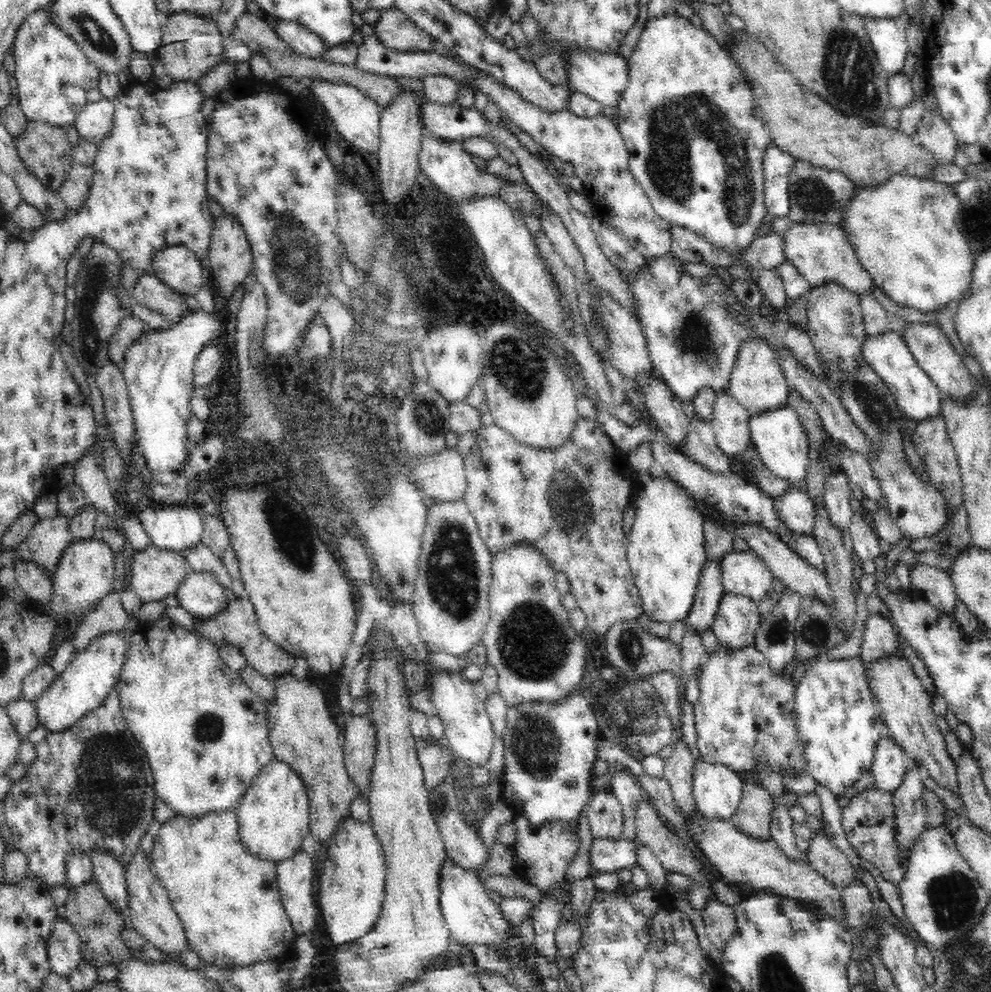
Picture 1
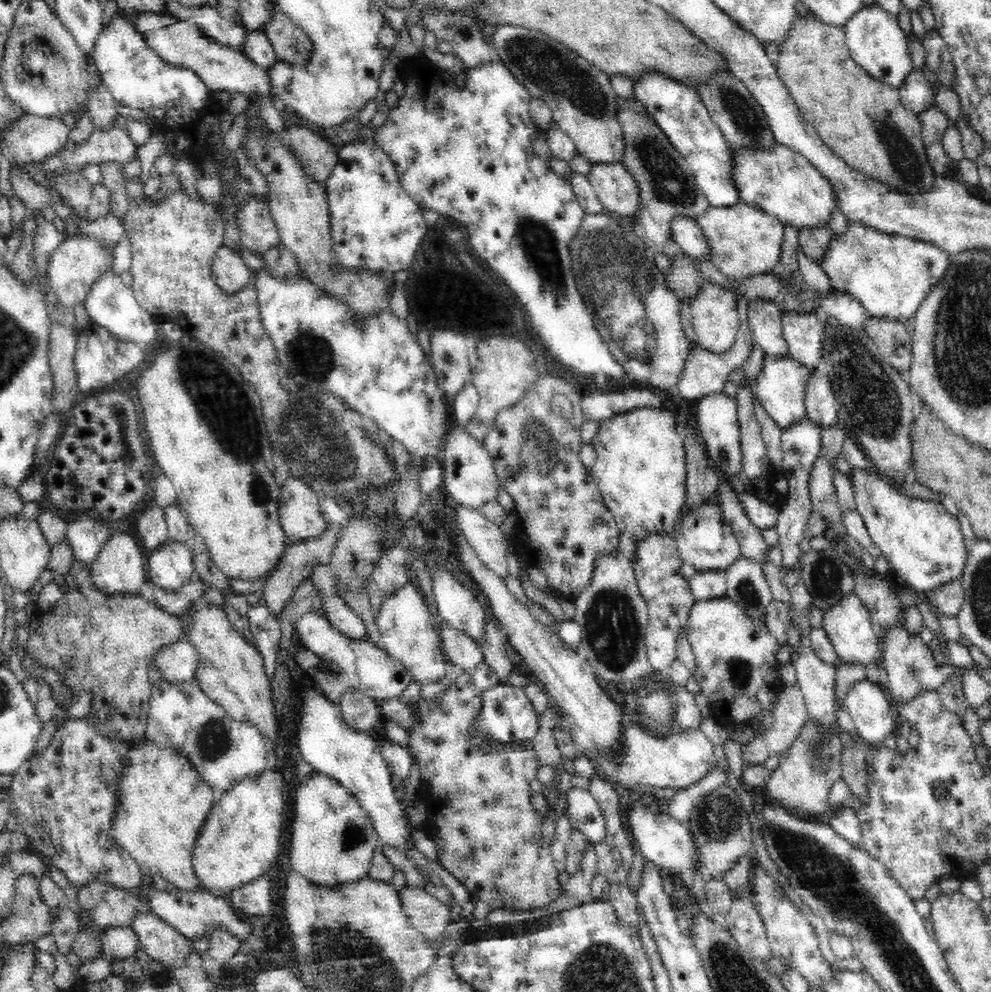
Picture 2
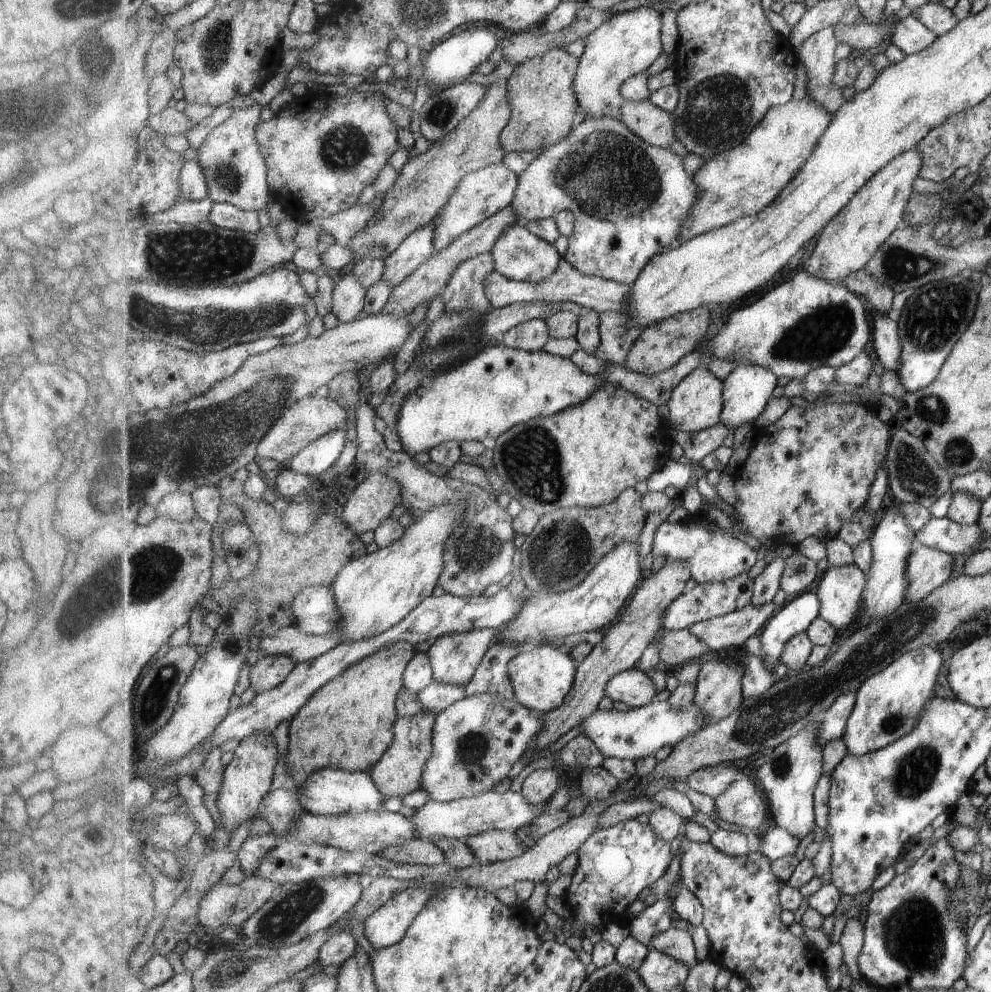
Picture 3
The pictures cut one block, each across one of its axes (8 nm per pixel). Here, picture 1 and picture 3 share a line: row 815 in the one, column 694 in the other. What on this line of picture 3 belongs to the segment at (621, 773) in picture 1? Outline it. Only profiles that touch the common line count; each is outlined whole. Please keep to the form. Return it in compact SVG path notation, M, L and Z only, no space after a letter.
M772 601L763 606L755 606L751 602L741 610L698 622L689 629L697 638L709 644L713 653L727 648L741 648L779 612L777 606Z

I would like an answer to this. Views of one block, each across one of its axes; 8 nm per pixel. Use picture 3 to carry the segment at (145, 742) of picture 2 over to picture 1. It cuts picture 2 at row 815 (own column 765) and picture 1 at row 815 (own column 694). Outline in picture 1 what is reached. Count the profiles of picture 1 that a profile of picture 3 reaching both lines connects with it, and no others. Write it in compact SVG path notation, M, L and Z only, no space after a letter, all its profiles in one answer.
M236 810L212 812L212 814L202 816L201 819L186 819L180 815L172 816L168 822L156 826L154 830L154 846L151 850L150 857L153 860L152 864L154 865L155 874L157 874L159 880L166 888L170 901L173 903L174 911L177 913L180 923L182 923L182 929L186 933L187 949L196 953L203 963L212 964L218 968L231 971L258 963L278 964L281 959L289 954L292 960L296 960L297 949L295 945L300 938L298 938L298 931L294 930L294 924L291 923L290 918L287 916L281 900L277 869L279 862L264 860L246 849L246 845L242 843Z

